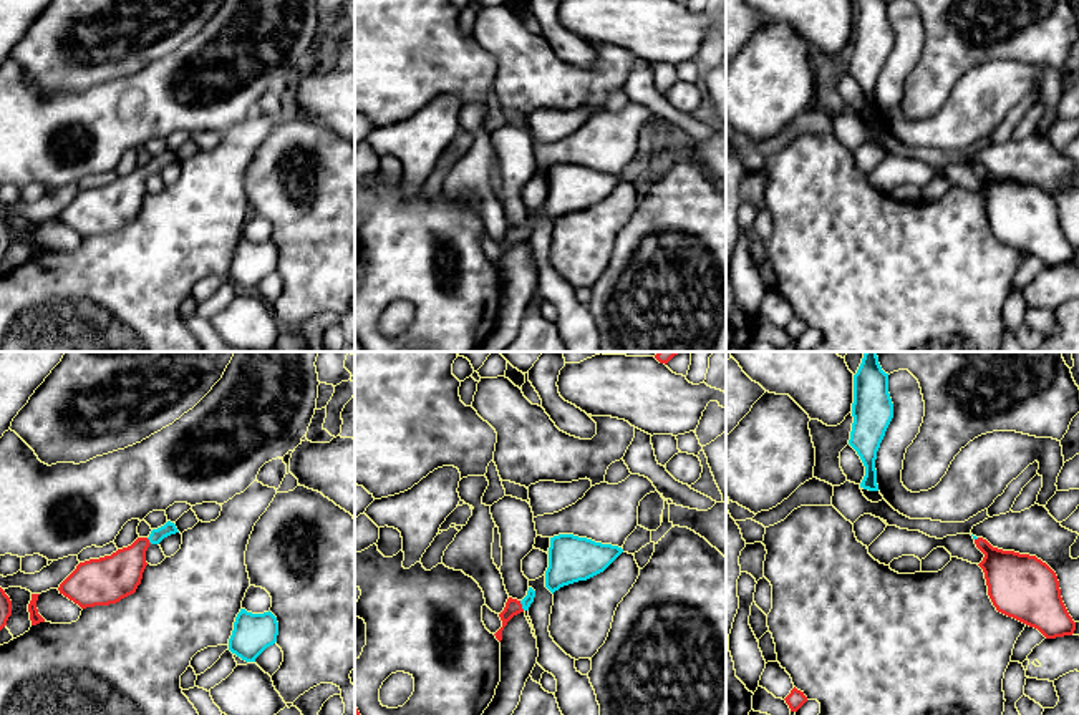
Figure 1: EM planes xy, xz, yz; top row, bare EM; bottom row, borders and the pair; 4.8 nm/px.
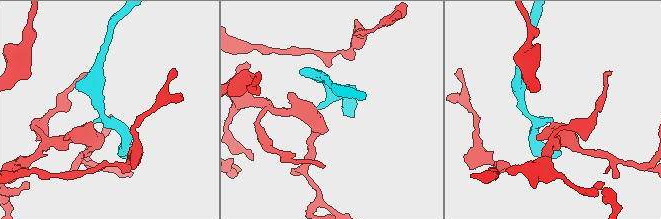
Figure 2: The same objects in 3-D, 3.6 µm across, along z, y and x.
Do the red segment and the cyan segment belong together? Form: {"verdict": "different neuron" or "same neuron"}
{"verdict": "same neuron"}

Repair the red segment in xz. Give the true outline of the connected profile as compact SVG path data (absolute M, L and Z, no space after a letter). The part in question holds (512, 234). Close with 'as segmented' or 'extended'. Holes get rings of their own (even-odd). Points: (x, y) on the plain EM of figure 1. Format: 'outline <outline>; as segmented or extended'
outline M529 216L527 224L522 229L512 226L507 227L504 239L499 242L502 249L502 255L494 262L499 270L502 269L502 259L507 254L507 250L514 244L529 239L530 232L534 231L534 226L535 226L535 219Z; extended

